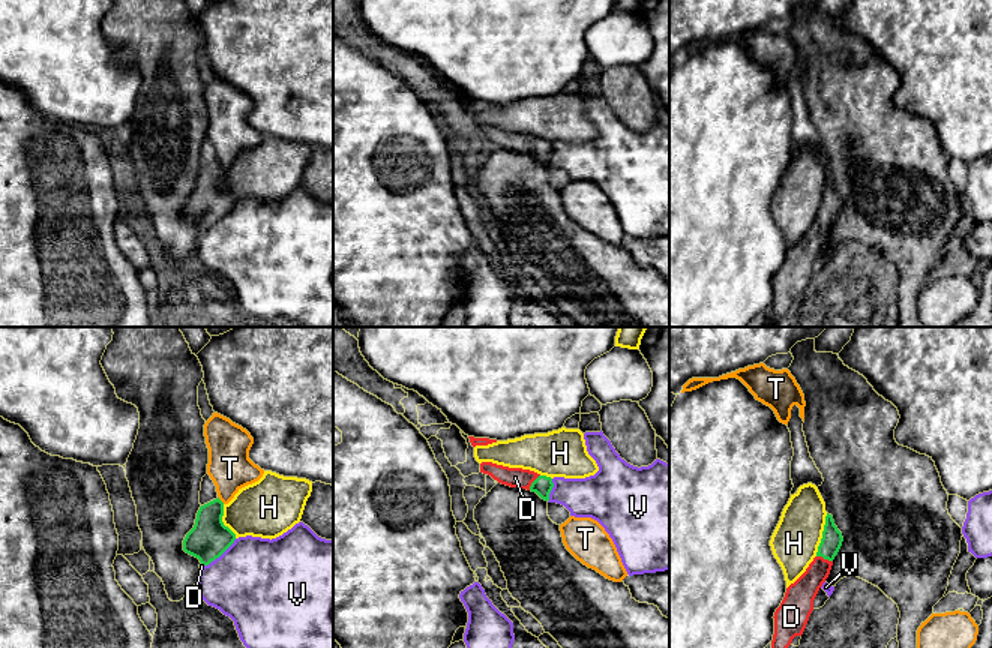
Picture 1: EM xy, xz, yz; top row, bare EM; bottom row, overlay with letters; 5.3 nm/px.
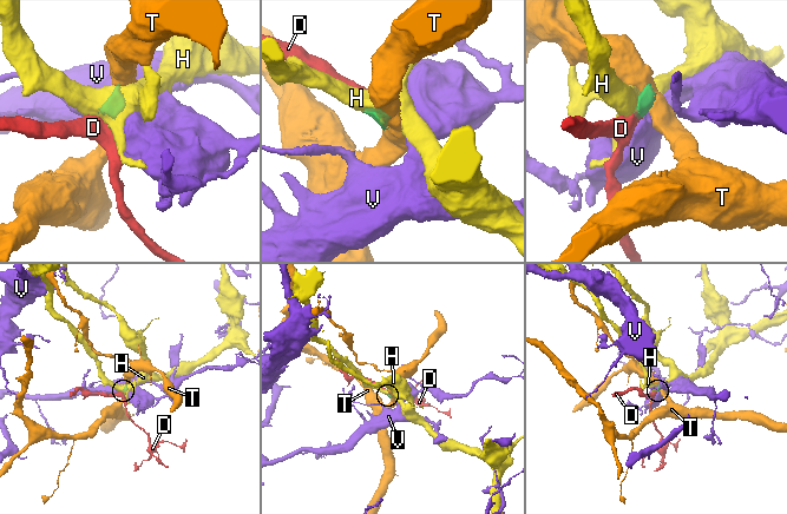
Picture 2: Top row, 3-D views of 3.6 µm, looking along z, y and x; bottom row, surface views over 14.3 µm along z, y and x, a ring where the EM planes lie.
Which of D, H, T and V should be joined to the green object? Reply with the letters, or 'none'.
D

